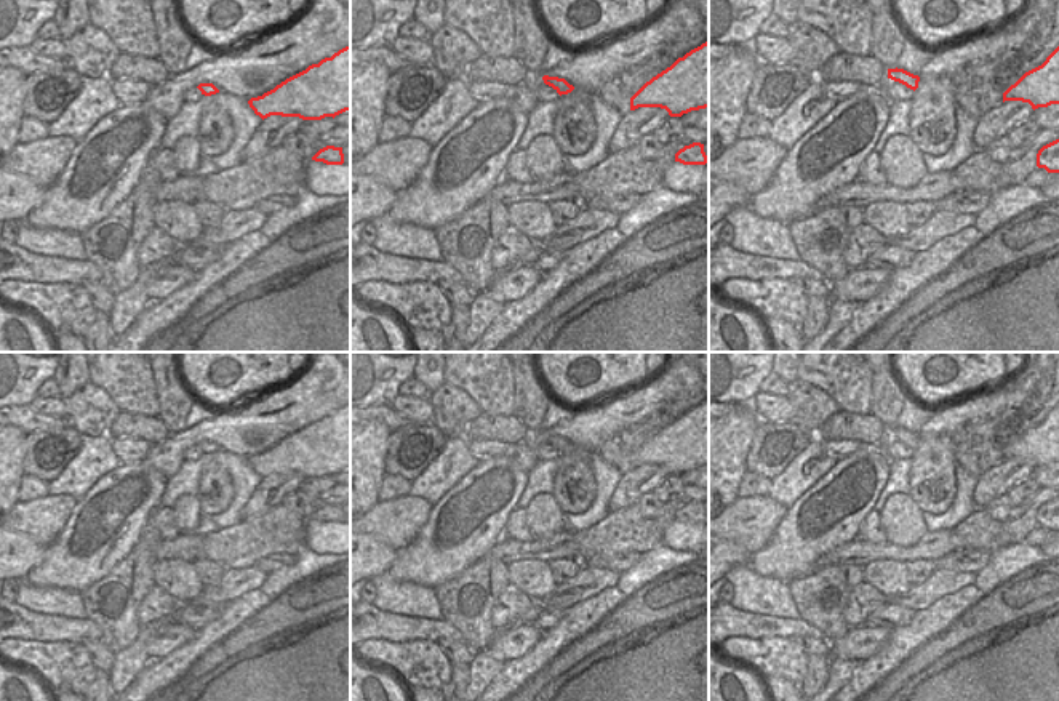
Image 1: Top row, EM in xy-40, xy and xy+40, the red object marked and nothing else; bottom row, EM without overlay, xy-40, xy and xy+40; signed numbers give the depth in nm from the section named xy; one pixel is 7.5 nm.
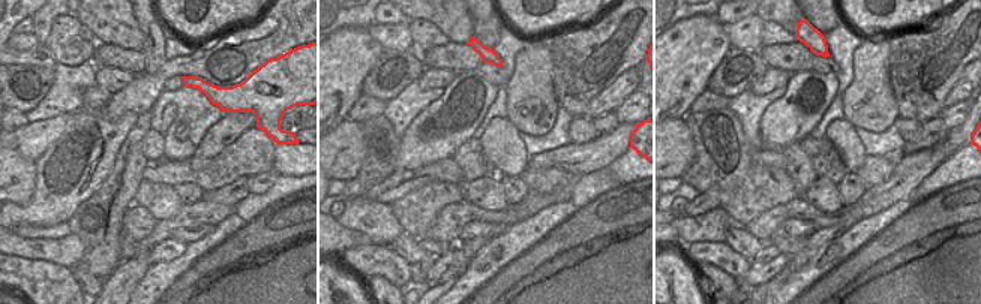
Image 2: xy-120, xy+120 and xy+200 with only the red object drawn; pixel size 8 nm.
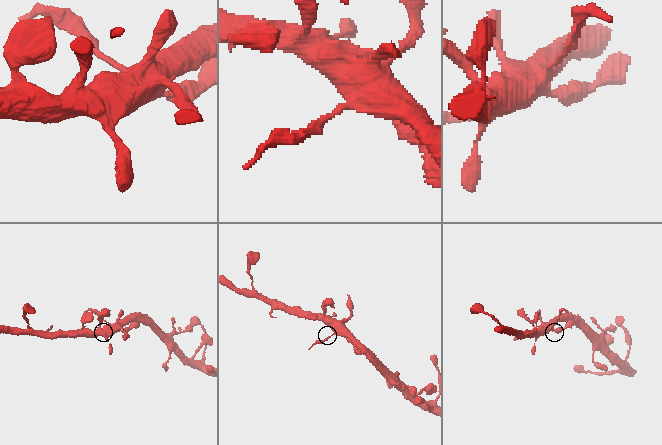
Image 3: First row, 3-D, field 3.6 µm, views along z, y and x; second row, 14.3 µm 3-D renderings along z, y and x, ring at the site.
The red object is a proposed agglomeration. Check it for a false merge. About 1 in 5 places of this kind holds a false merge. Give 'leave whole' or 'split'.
split

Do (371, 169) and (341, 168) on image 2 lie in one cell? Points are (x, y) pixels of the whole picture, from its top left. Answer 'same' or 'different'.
different

